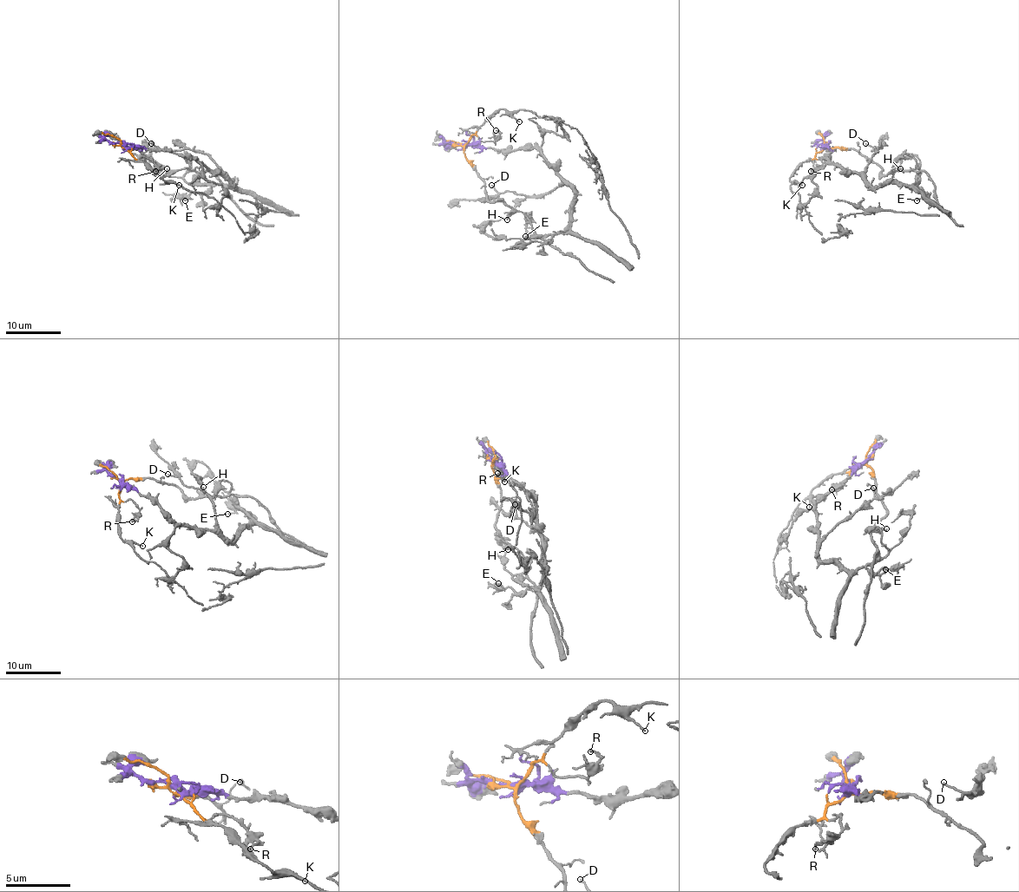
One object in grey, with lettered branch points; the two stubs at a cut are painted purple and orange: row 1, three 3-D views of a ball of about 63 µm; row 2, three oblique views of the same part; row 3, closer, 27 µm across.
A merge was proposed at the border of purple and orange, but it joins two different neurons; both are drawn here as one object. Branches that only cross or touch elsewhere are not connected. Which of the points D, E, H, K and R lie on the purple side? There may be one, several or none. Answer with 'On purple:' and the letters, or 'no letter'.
On purple: D, E

